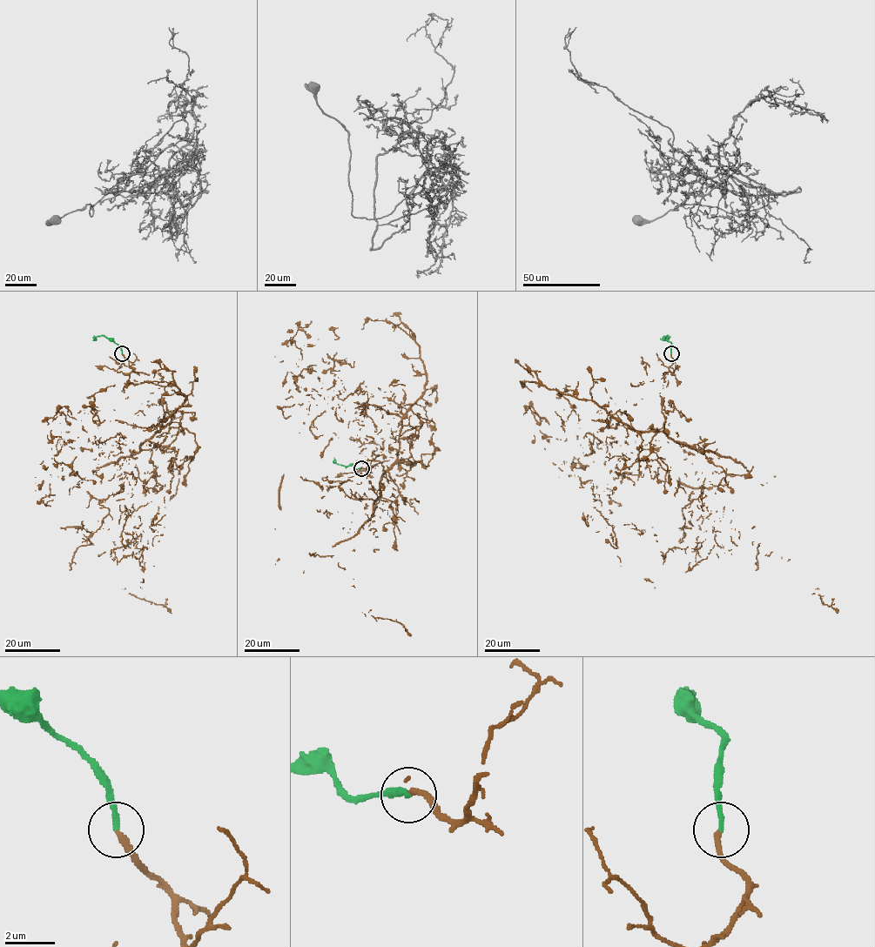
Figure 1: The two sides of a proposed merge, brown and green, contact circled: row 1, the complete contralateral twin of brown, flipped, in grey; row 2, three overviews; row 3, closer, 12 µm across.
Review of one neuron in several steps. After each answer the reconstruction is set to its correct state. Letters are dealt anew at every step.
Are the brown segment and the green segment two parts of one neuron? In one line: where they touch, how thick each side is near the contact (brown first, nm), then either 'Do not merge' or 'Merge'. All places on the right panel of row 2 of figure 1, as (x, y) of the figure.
Place: (671, 353). Thickness 240 nm (brown) against 200 nm. Merge

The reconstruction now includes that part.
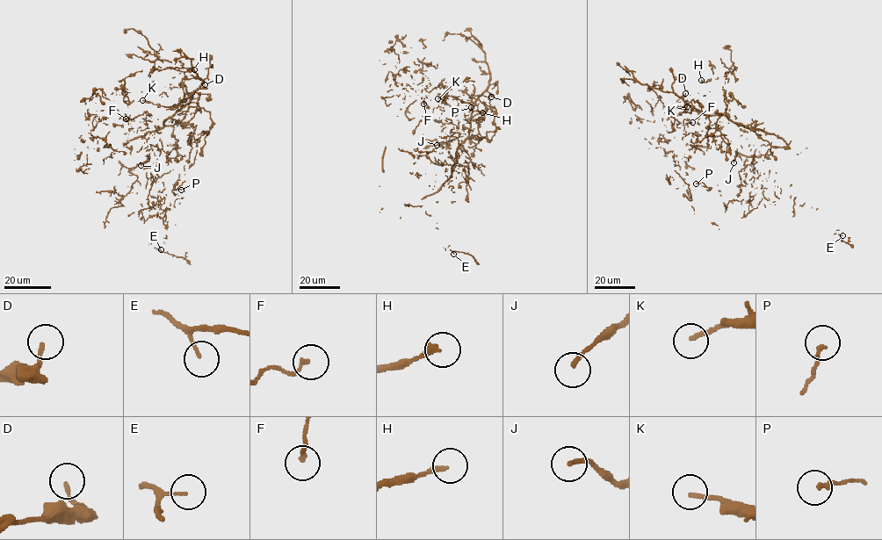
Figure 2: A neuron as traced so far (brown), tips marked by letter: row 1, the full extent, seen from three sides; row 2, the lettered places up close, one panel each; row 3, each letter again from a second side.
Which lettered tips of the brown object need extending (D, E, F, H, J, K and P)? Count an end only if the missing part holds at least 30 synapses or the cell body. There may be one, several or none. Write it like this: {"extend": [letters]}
{"extend": []}

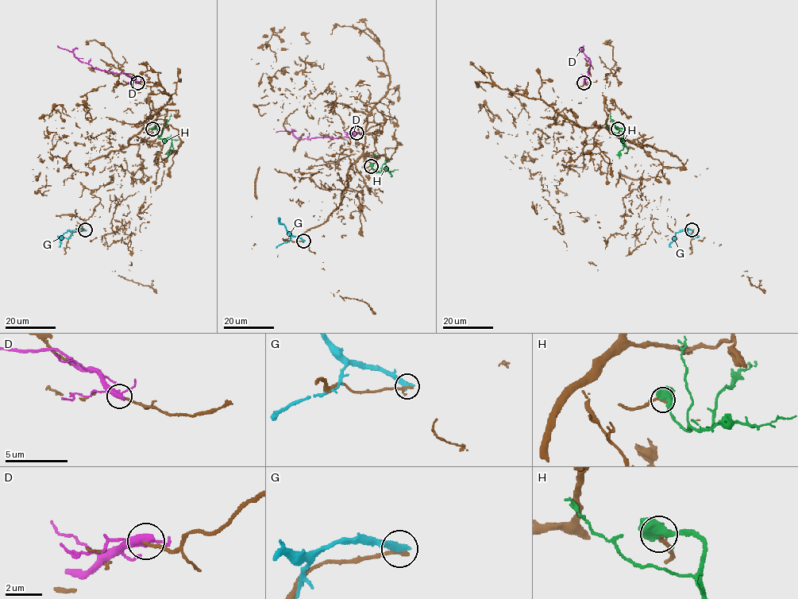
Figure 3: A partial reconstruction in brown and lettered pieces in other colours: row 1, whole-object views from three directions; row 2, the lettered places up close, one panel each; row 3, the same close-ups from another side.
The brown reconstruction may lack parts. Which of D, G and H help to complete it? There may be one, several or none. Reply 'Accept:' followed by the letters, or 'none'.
Accept: H

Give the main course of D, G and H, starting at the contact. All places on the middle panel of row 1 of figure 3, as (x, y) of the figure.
D: (356, 133), (348, 137), (306, 139), (297, 139), (290, 131), (275, 133)
G: (303, 241), (294, 237), (279, 218), (279, 220)
H: (371, 166), (375, 172), (391, 171), (385, 168)

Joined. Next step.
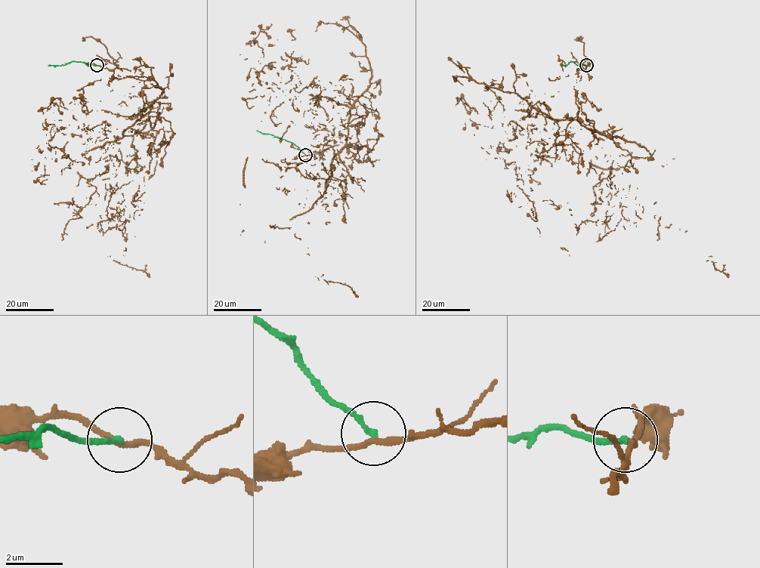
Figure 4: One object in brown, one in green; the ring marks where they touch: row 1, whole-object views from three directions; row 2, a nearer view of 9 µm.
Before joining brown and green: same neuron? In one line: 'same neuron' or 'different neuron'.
different neuron

